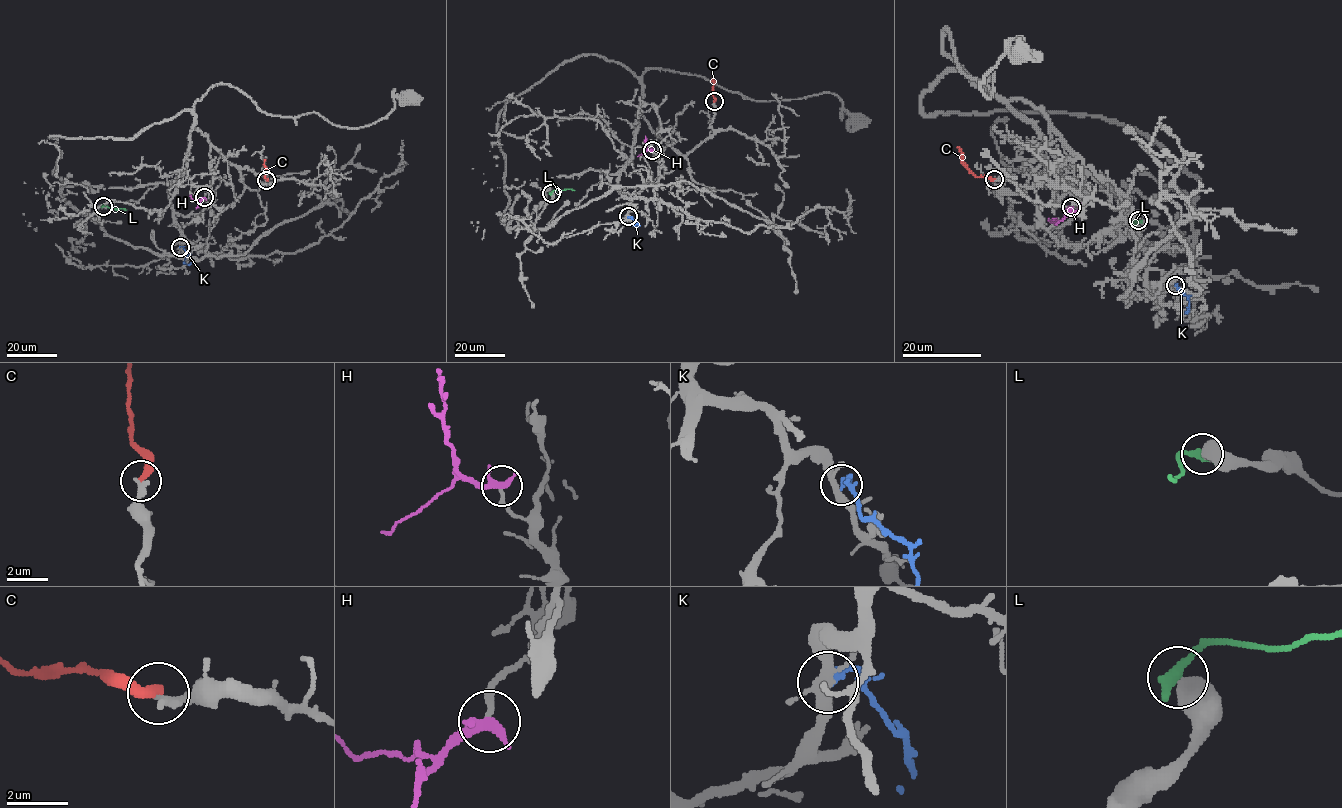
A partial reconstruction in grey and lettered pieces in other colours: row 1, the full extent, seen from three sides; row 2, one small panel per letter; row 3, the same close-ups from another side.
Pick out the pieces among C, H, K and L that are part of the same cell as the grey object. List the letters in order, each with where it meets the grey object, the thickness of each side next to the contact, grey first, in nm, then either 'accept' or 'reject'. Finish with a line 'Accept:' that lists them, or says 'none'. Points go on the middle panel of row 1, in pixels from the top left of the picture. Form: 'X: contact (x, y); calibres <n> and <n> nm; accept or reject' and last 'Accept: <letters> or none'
C: contact (714, 101); calibres 320 and 360 nm; reject
H: contact (652, 150); calibres 160 and 440 nm; accept
K: contact (628, 216); calibres 320 and 320 nm; reject
L: contact (551, 193); calibres 650 and 440 nm; reject
Accept: H

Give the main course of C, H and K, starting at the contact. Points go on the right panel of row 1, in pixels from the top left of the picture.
C: (994, 179), (976, 177), (963, 162), (957, 147)
H: (1070, 207), (1061, 220), (1049, 221)
K: (1175, 285), (1177, 284), (1179, 291), (1188, 297), (1186, 312), (1188, 310)

